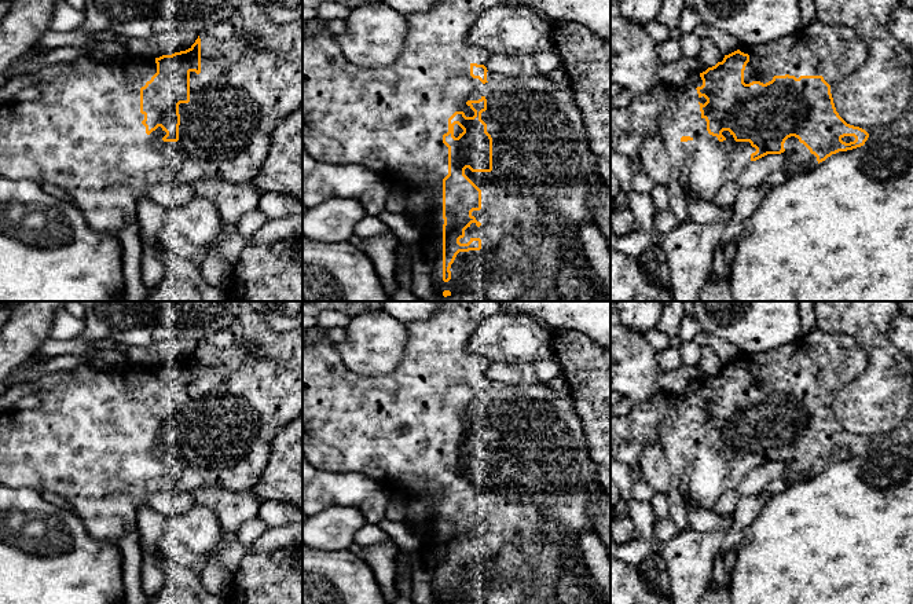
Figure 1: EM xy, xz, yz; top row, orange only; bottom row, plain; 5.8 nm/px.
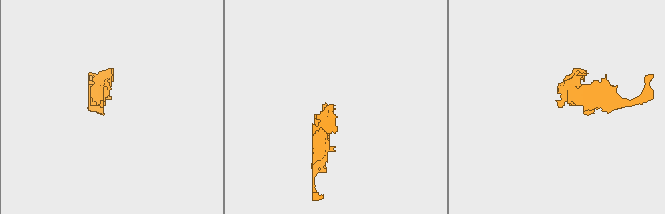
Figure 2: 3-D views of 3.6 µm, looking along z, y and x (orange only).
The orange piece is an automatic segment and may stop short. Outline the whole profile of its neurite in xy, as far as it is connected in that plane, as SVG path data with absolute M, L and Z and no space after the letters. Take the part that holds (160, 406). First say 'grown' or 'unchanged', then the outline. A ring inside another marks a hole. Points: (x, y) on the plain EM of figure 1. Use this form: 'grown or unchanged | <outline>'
grown | M248 307L234 323L232 333L235 340L228 348L219 348L202 341L188 358L172 363L162 363L155 367L131 365L124 370L110 370L78 365L73 369L76 373L73 381L36 393L40 399L40 405L36 409L1 413L0 484L29 487L41 494L52 491L62 495L69 501L74 515L82 520L87 531L95 539L116 545L118 545L124 534L138 530L136 510L142 505L148 505L147 497L150 494L162 491L192 493L206 487L221 487L231 491L253 488L270 461L272 440L290 421L302 413L302 326L289 332L275 332L265 322L261 312L253 307ZM245 341L253 341L258 347L258 351L256 354L246 352L242 347Z

